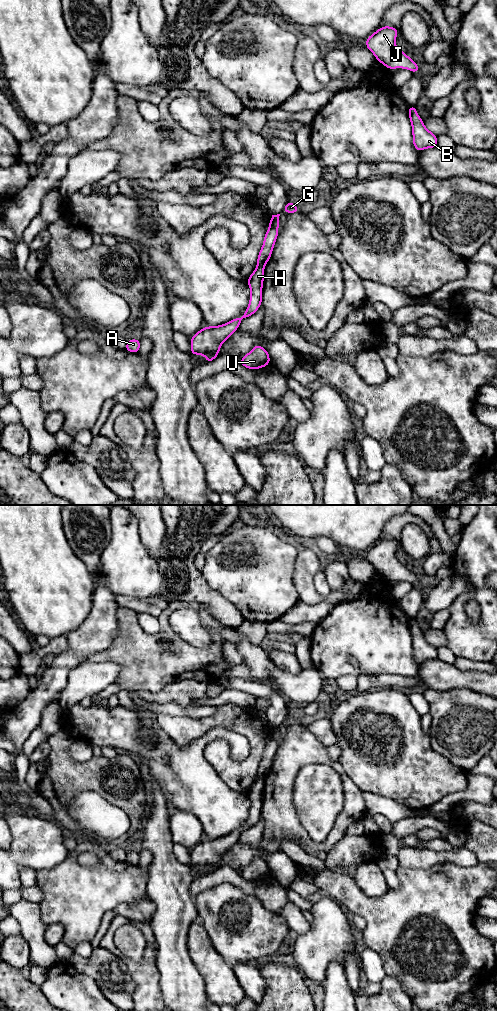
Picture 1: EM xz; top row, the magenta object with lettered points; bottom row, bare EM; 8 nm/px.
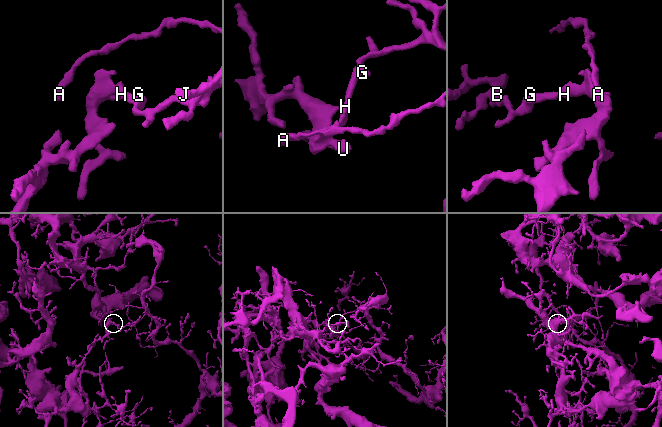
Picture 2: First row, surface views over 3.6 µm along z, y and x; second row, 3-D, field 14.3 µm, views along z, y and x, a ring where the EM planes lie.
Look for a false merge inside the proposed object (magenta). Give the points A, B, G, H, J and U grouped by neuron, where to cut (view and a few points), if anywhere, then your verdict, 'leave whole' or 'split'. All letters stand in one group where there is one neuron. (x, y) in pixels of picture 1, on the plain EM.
A B G J / H U; cut in xz along (257, 776), (263, 778); split

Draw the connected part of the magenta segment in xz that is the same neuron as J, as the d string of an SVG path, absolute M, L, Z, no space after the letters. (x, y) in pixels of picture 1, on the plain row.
M383 538L366 551L366 560L375 567L377 573L390 582L403 580L413 585L420 584L416 574L395 557L397 546L398 541Z

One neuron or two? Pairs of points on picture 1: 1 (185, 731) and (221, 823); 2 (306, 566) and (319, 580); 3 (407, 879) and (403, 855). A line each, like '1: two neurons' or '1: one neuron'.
1: two neurons
2: two neurons
3: two neurons

